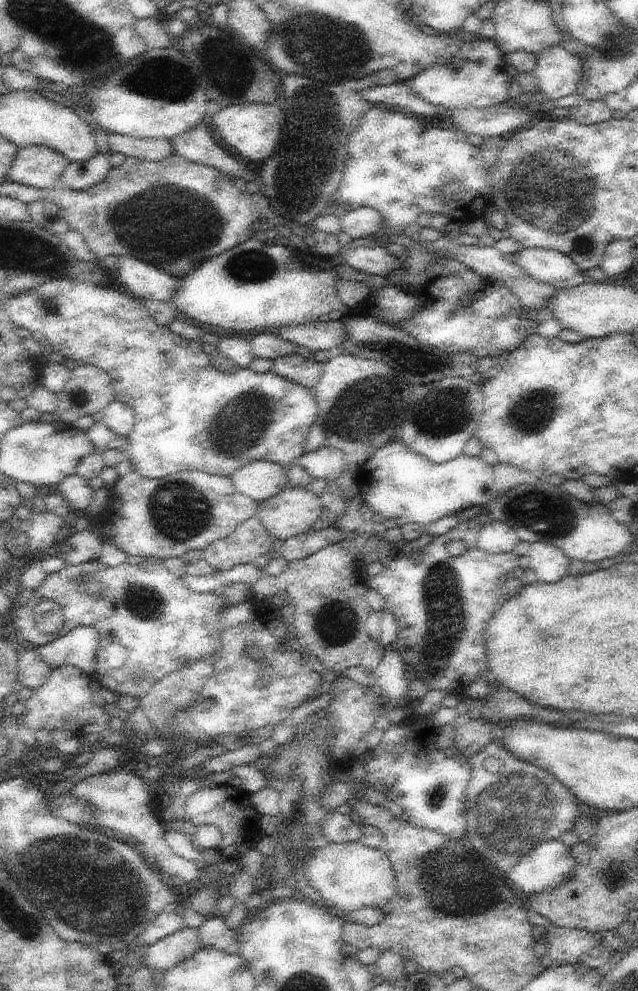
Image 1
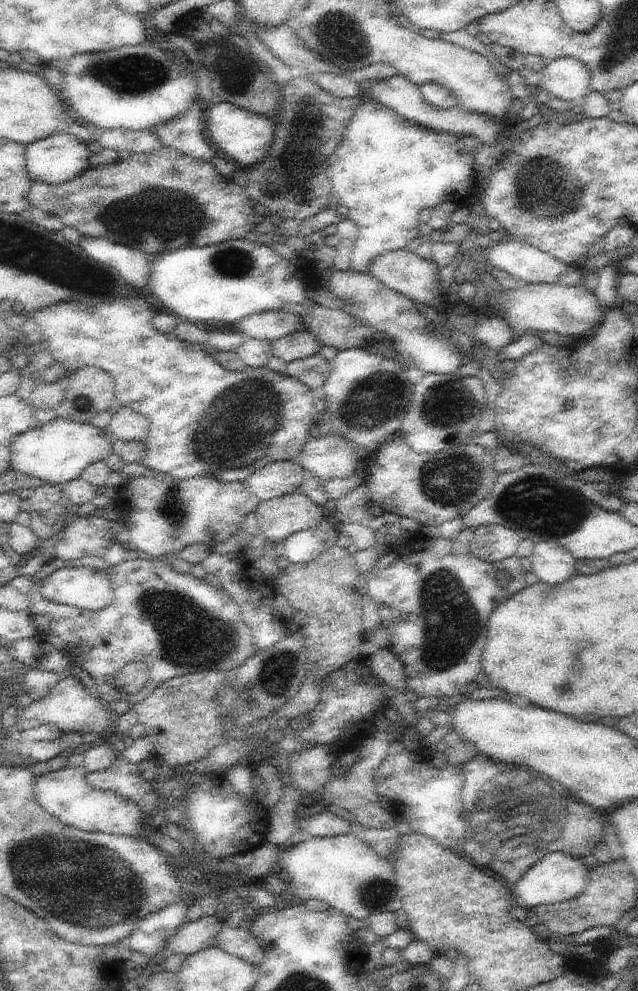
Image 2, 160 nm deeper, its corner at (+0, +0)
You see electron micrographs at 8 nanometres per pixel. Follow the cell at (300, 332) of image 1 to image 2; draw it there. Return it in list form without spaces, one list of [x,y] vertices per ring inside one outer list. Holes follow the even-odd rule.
[[[285,310],[252,313],[241,318],[236,326],[239,332],[251,339],[269,341],[278,340],[296,331],[306,332],[299,316]]]

